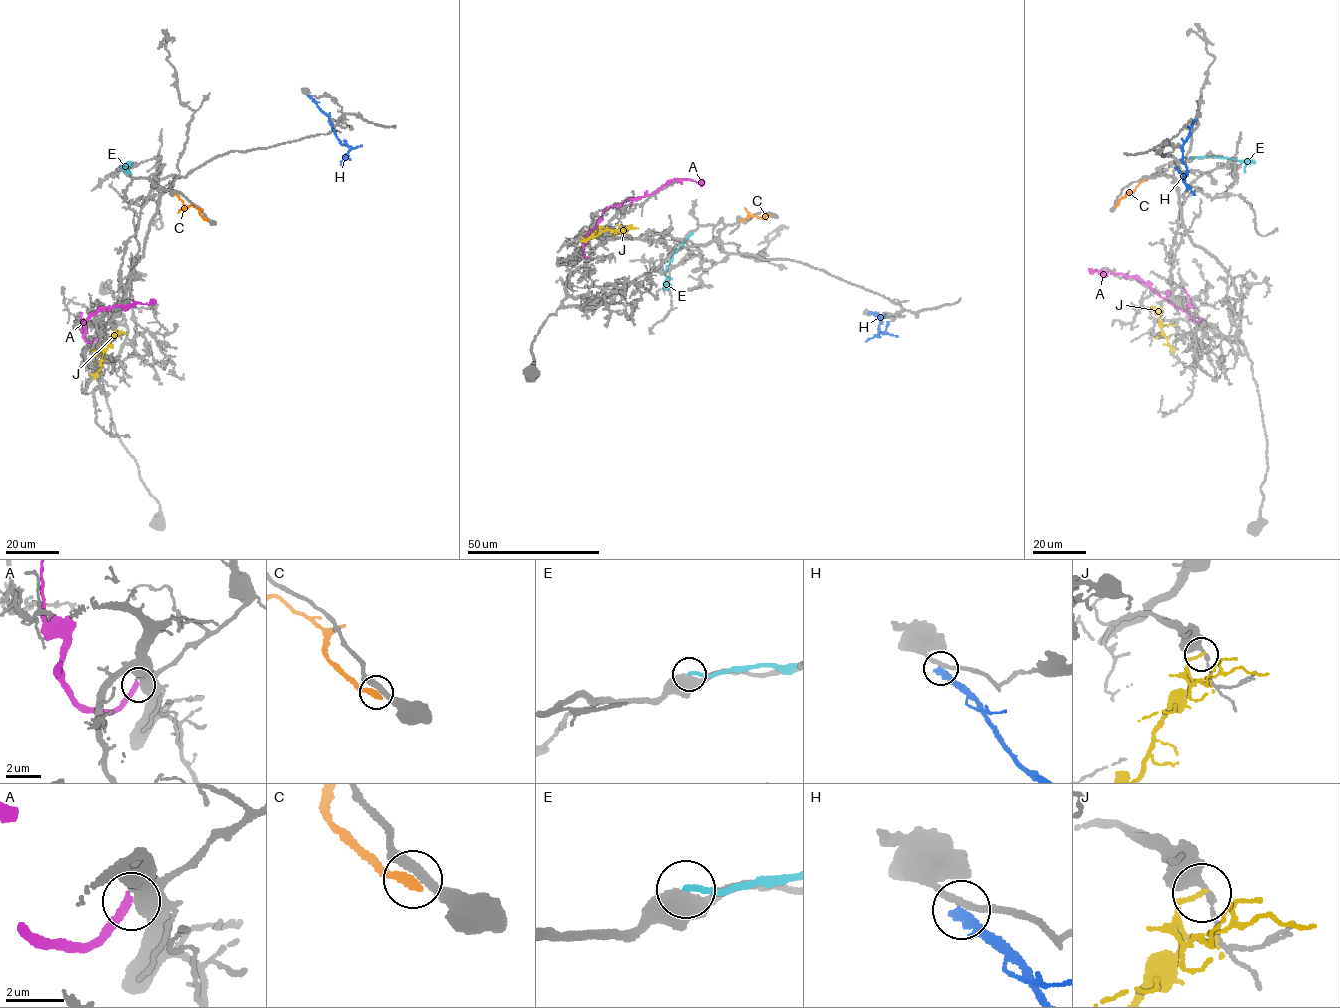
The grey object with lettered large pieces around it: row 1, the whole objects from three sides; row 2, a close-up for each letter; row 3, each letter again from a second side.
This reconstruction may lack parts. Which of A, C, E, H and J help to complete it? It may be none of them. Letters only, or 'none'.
none

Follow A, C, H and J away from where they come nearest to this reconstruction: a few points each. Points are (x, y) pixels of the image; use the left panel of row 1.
A: (96, 338), (90, 343), (82, 337), (86, 331), (83, 324), (100, 310), (151, 303), (154, 299)
C: (207, 219), (192, 205), (184, 207), (174, 194)
H: (309, 96), (328, 117), (340, 143), (350, 148), (340, 164)
J: (116, 330), (93, 379)

